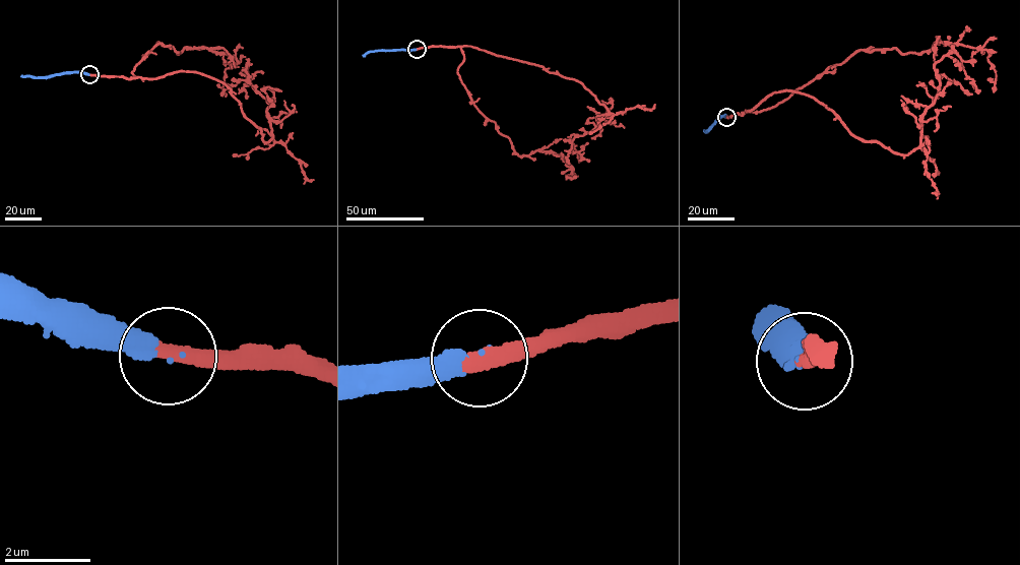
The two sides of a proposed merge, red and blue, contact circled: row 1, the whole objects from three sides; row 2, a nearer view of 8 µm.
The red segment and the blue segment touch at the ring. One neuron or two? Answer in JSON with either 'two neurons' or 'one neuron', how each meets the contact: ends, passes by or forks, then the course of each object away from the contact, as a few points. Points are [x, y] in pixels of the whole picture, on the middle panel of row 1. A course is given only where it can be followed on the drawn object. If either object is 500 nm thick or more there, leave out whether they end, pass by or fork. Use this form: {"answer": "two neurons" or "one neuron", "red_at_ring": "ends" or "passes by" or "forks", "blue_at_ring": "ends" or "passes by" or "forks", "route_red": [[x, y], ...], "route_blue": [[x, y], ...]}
{"answer": "one neuron", "red_at_ring": "ends", "blue_at_ring": "ends", "route_red": [[417, 49], [471, 46], [578, 81], [609, 112], [597, 118], [592, 130], [571, 135], [574, 149], [588, 161]], "route_blue": [[417, 49], [371, 51], [365, 56]]}

